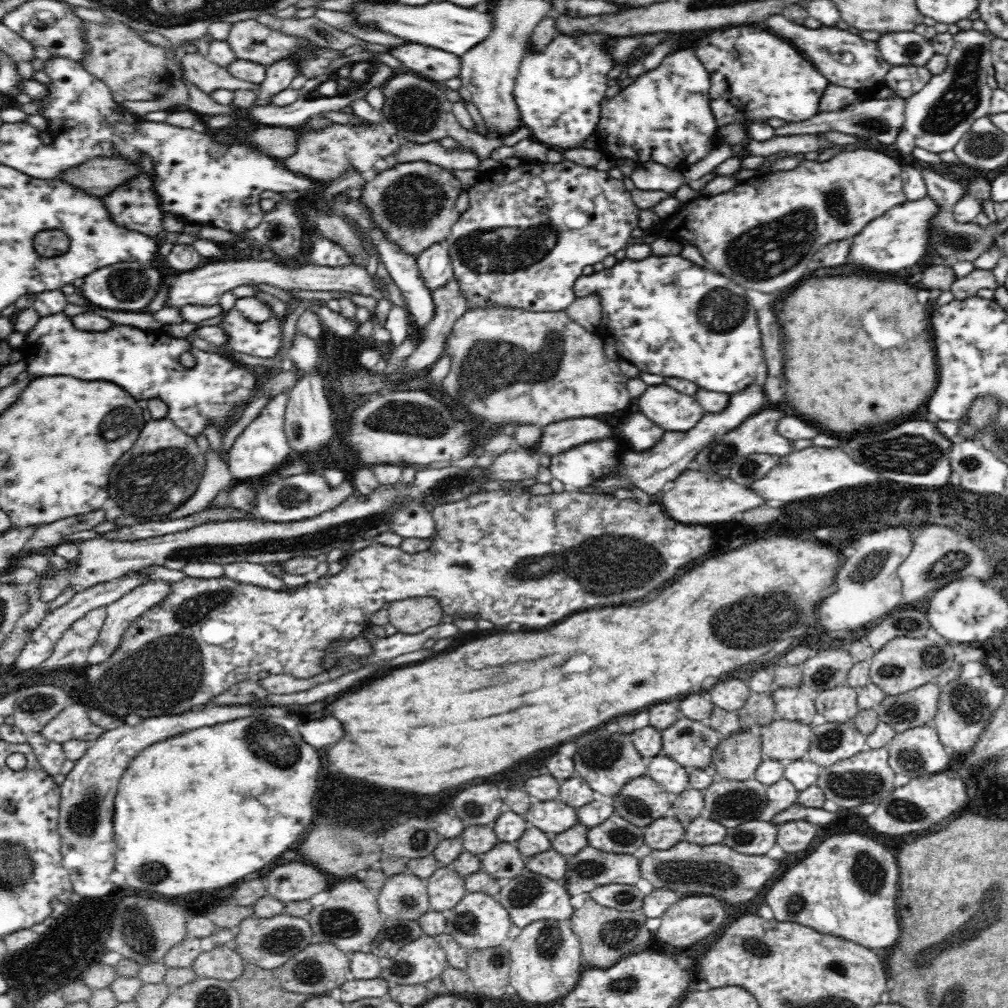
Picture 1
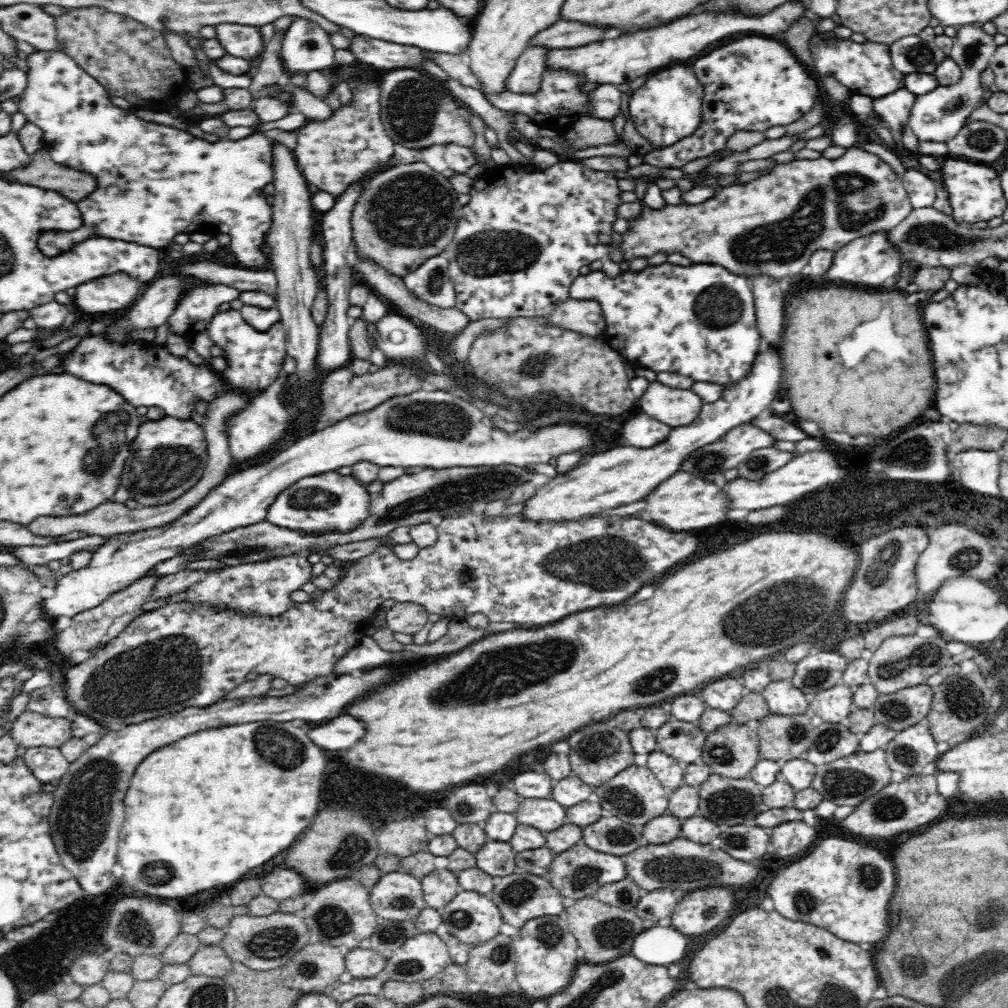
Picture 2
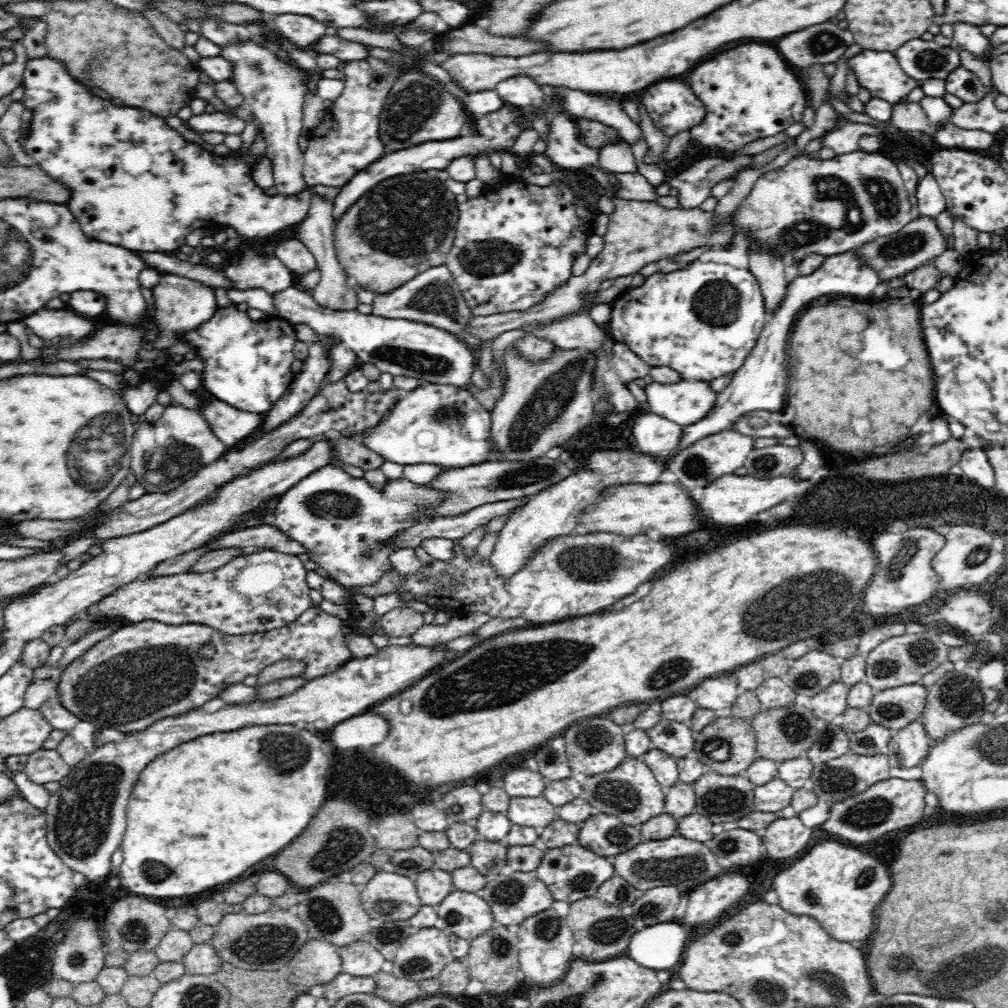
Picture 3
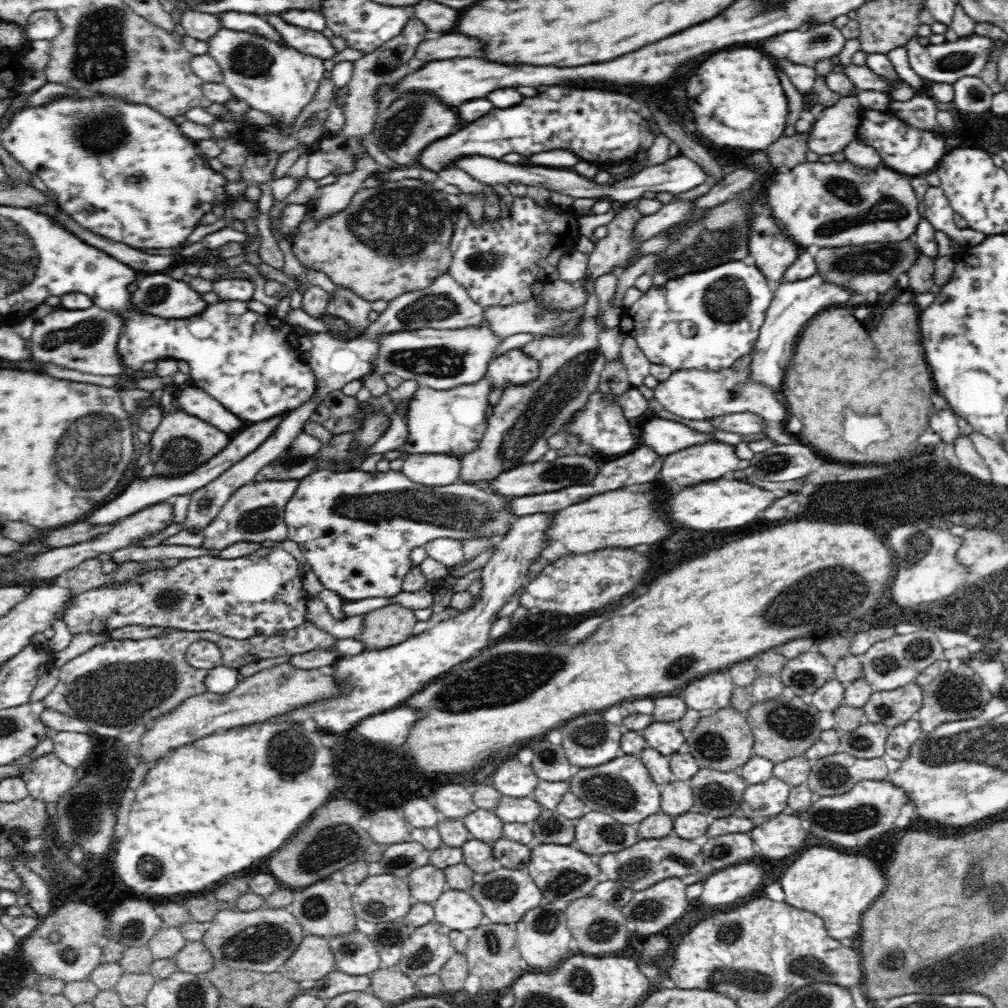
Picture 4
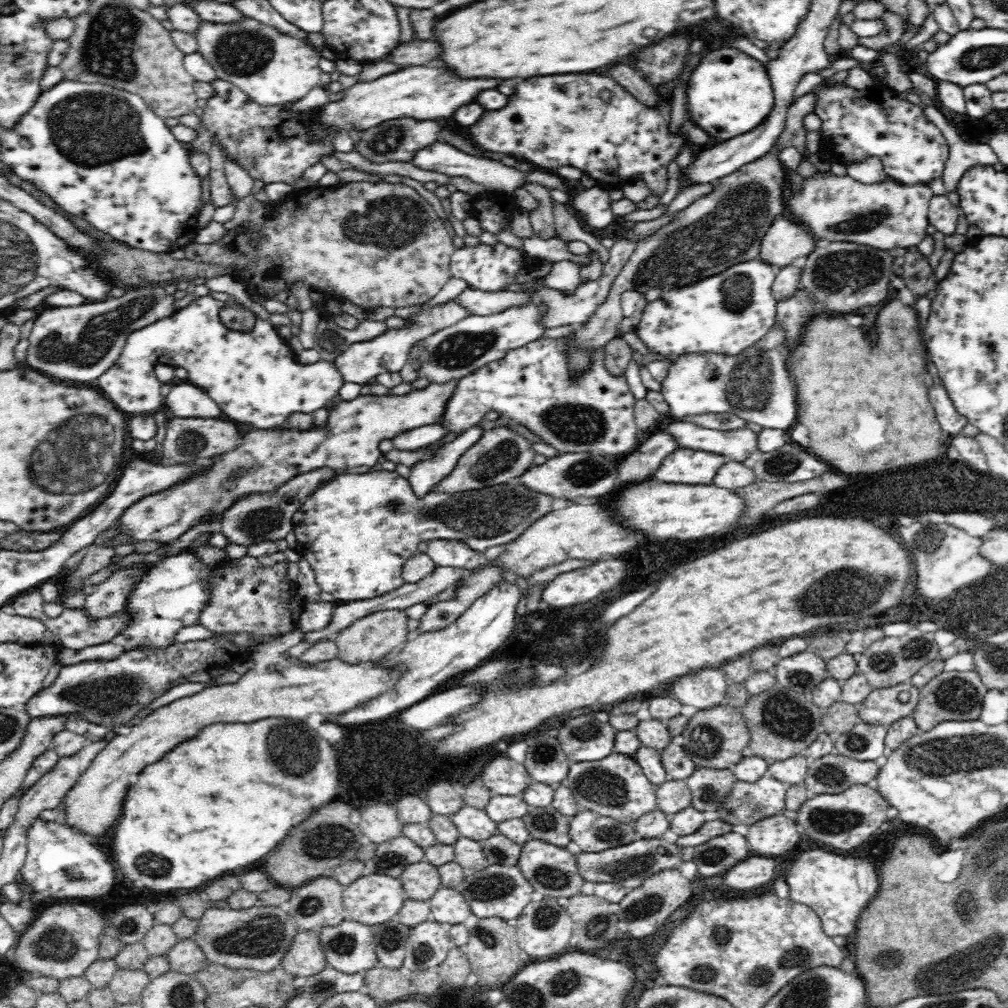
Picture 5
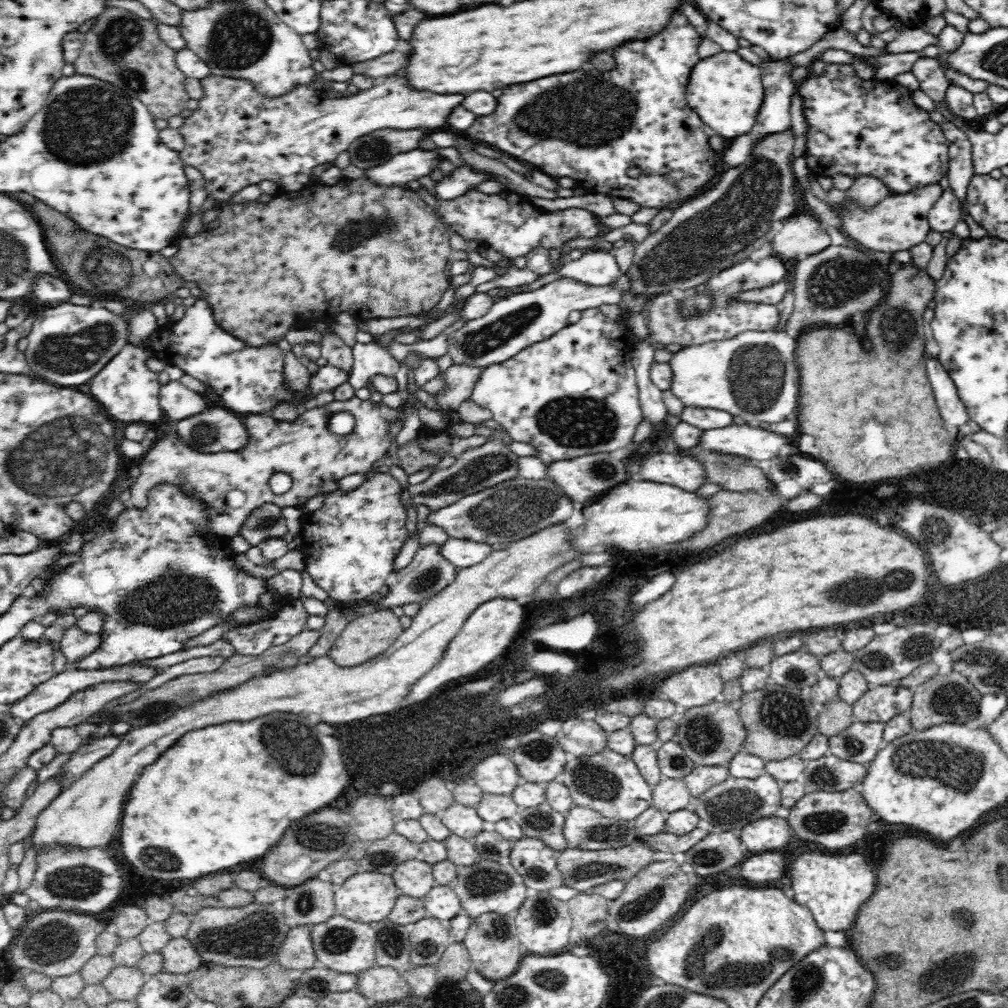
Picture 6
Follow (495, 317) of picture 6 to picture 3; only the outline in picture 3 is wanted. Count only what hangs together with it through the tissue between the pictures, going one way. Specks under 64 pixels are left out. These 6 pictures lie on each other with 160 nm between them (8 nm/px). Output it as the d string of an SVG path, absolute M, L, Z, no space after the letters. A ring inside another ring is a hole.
M292 286L278 293L273 298L273 304L277 306L279 316L284 317L293 324L307 324L322 337L332 337L338 340L345 348L353 350L364 365L374 366L377 372L388 372L393 376L416 378L424 382L424 384L432 383L464 388L472 385L476 389L481 389L472 381L472 374L474 374L474 370L476 370L476 365L478 364L474 361L475 358L472 350L470 350L466 342L461 341L458 336L443 328L436 328L435 326L428 326L420 322L410 322L404 319L382 318L374 316L372 313L370 315L361 314L357 309L333 311L318 304L311 294L300 290L297 286Z

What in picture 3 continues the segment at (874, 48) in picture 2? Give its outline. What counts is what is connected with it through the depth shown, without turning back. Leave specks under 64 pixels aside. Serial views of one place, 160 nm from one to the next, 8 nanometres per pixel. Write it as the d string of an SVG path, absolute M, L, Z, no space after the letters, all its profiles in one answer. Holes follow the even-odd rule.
M864 50L848 60L848 67L856 73L859 86L867 88L891 105L900 103L914 90L920 81L908 76L892 52Z

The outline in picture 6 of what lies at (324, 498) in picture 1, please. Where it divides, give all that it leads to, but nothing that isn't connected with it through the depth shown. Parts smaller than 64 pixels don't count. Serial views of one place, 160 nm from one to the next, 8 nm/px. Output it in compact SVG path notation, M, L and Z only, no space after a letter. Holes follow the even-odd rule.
M376 473L351 492L346 494L337 490L331 492L322 508L313 514L303 516L299 549L303 553L305 569L314 582L328 592L330 598L347 605L352 600L362 600L378 592L385 581L390 581L389 579L394 575L392 569L394 556L400 552L409 536L404 527L407 511L404 511L404 505L398 499L402 490L403 487L394 476L389 473ZM517 475L500 484L464 495L450 506L432 511L429 524L441 526L452 538L469 539L490 545L519 542L552 525L563 524L570 518L573 500L550 477L530 480Z

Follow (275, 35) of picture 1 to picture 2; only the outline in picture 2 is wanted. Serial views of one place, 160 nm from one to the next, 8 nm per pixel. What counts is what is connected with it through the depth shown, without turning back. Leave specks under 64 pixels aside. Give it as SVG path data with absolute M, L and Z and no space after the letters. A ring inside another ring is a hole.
M222 23L215 26L215 37L227 54L246 61L262 53L264 44L259 27Z

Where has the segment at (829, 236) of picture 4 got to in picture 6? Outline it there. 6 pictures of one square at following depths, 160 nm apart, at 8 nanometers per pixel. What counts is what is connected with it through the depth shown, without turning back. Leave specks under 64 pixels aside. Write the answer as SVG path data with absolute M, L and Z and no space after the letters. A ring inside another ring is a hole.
M939 182L922 186L911 190L906 194L890 194L886 200L882 200L871 211L856 209L852 202L845 217L840 218L843 229L849 236L869 250L891 252L898 256L906 255L906 252L921 242L924 242L926 234L931 228L928 224L928 212L940 199L943 190Z

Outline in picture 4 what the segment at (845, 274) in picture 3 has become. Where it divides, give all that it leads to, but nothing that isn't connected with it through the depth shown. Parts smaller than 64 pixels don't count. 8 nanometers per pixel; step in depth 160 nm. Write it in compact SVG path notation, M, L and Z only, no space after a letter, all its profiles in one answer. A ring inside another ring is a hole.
M818 273L810 278L800 279L796 282L779 282L774 288L774 296L768 307L766 318L760 329L756 344L753 348L751 367L751 379L754 382L763 382L775 390L782 390L784 386L784 370L787 369L788 360L794 354L794 346L803 332L804 322L812 320L818 312L822 312L822 306L832 306L838 302L852 300L850 291L842 289L838 285L826 283Z

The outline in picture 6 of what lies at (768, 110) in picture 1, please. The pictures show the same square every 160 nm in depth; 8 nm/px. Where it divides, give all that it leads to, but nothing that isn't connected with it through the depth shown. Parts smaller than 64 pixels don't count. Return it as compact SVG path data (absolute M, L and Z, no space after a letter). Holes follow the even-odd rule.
M720 52L700 60L688 84L686 100L692 110L702 118L704 124L716 130L716 134L728 141L748 134L760 112L764 98L764 86L760 82L760 68L743 60L736 52Z

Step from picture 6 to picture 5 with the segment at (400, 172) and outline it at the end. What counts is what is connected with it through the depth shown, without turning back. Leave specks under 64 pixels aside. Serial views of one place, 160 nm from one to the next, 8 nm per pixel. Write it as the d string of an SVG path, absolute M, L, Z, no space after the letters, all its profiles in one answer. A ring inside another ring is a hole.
M434 142L432 146L428 146L425 149L418 150L414 153L414 156L410 160L404 160L406 163L410 163L422 170L434 171L444 173L448 176L466 176L478 184L484 184L489 193L496 194L510 194L514 189L522 187L522 184L526 184L528 180L541 184L548 188L560 188L560 190L568 190L564 179L558 176L555 172L540 172L540 169L536 169L536 172L532 174L526 174L526 172L520 172L516 169L516 166L505 166L494 159L487 159L482 157L472 156L466 154L448 144L440 144L440 142Z

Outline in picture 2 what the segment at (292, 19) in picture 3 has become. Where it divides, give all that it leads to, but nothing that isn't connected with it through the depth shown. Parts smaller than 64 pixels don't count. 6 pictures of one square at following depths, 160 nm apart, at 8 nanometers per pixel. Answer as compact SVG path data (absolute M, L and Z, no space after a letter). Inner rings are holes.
M294 16L284 31L281 52L291 72L312 72L333 69L336 48L317 22Z

